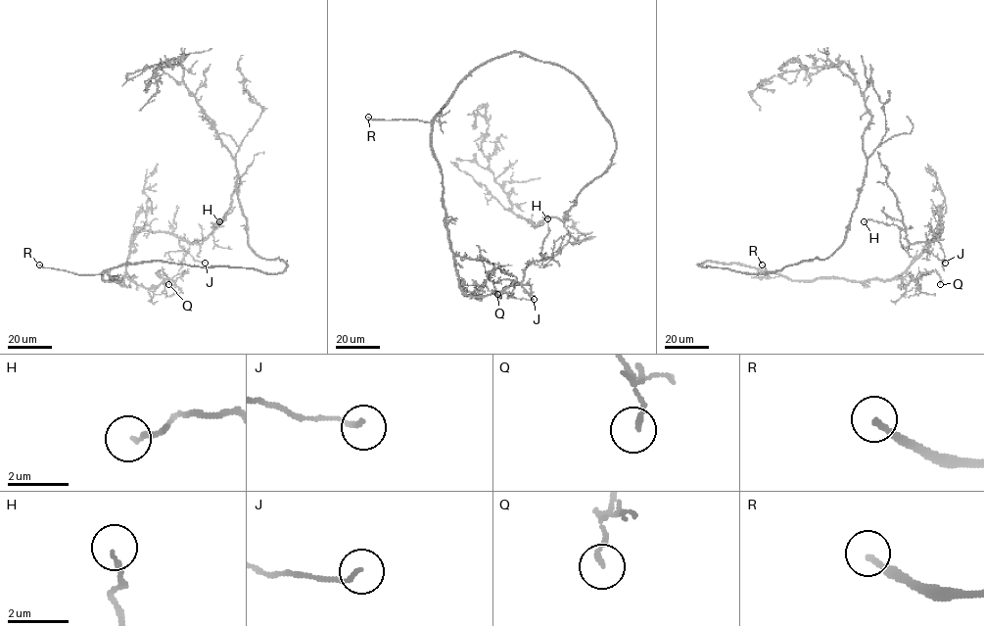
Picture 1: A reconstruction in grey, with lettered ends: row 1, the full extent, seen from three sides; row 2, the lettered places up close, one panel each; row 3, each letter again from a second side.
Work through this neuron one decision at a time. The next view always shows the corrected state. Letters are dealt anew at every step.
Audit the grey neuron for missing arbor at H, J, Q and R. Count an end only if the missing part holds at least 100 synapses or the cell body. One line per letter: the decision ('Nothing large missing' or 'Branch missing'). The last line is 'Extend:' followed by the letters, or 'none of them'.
H: Nothing large missing
J: Nothing large missing
Q: Nothing large missing
R: Branch missing
Extend: R

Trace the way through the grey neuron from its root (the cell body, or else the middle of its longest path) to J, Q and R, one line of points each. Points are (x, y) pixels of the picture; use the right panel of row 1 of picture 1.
J: (707, 266), (698, 264), (742, 264), (797, 280), (888, 279), (900, 275), (940, 231), (938, 239), (945, 263)
Q: (707, 266), (698, 264), (742, 264), (797, 280), (900, 277), (906, 288), (932, 270), (940, 284)
R: (707, 266), (698, 264), (704, 262), (742, 264), (759, 267), (767, 274), (762, 264)

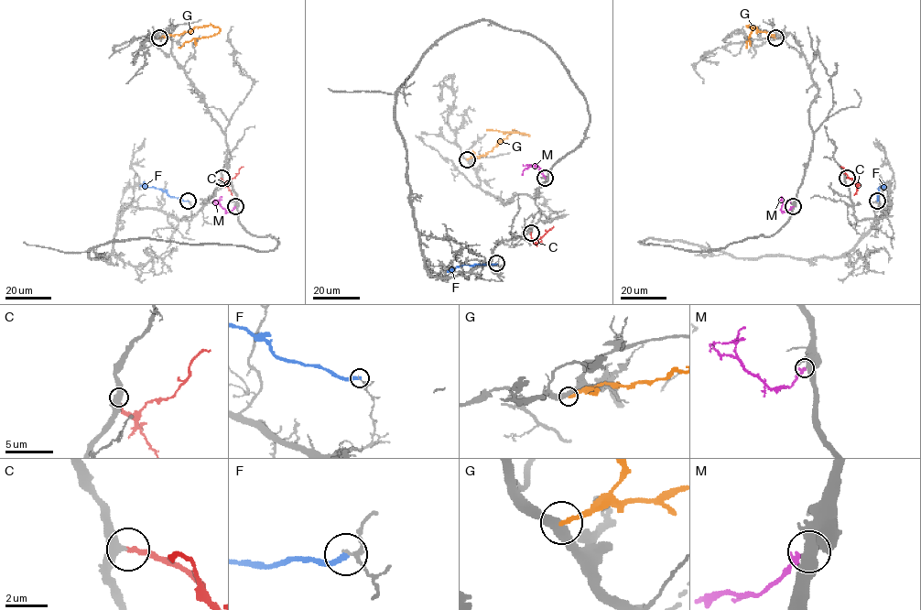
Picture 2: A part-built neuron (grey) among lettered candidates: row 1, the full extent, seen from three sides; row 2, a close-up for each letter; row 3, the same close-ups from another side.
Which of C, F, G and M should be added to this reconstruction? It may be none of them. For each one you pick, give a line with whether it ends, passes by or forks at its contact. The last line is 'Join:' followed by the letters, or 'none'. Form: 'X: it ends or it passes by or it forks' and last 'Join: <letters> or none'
C: it ends
Join: C

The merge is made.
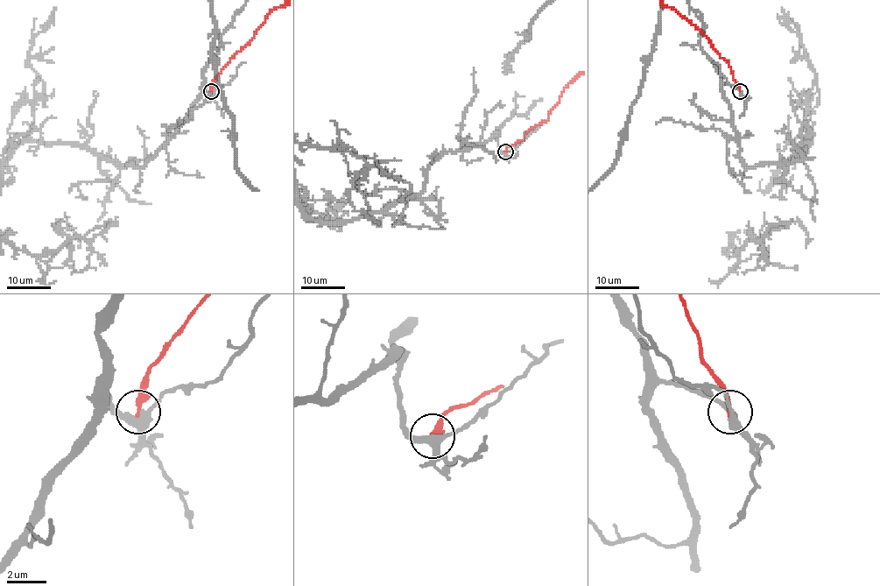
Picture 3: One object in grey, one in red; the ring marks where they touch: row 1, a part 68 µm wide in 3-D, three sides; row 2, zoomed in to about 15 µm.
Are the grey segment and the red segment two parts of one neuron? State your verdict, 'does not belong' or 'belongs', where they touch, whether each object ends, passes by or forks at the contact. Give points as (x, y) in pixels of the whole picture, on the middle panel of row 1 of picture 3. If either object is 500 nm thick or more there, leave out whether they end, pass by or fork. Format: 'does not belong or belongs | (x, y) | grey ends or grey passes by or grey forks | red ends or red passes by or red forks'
does not belong | (505, 151) | grey forks | red ends

